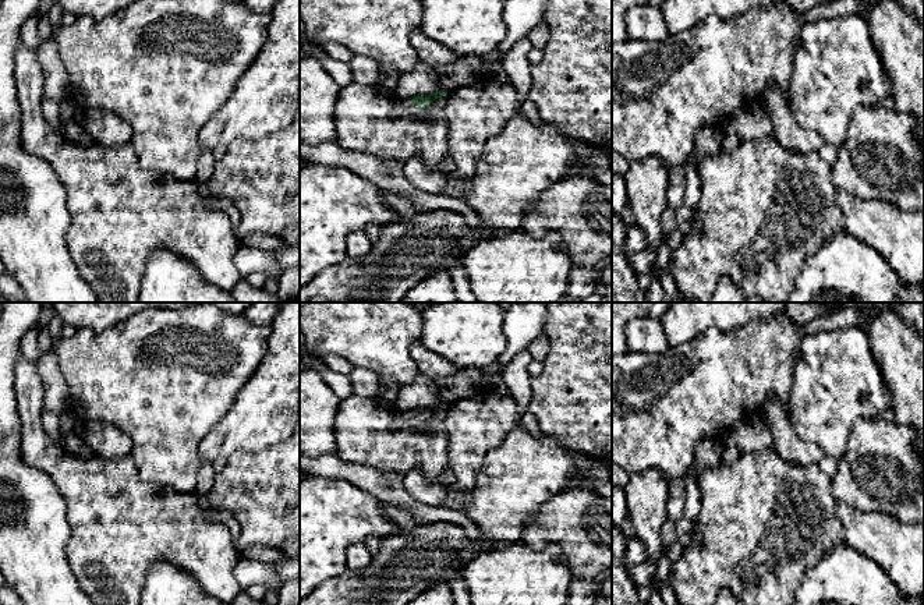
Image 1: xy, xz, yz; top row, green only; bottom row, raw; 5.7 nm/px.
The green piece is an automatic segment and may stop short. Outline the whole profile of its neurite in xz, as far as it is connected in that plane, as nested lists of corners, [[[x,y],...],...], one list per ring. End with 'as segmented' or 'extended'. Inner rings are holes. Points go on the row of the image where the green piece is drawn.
[[[440,89],[439,92],[433,95],[411,96],[407,100],[399,102],[394,106],[393,113],[394,114],[417,114],[418,110],[422,110],[431,106],[438,98],[447,98],[447,91]]] | extended

